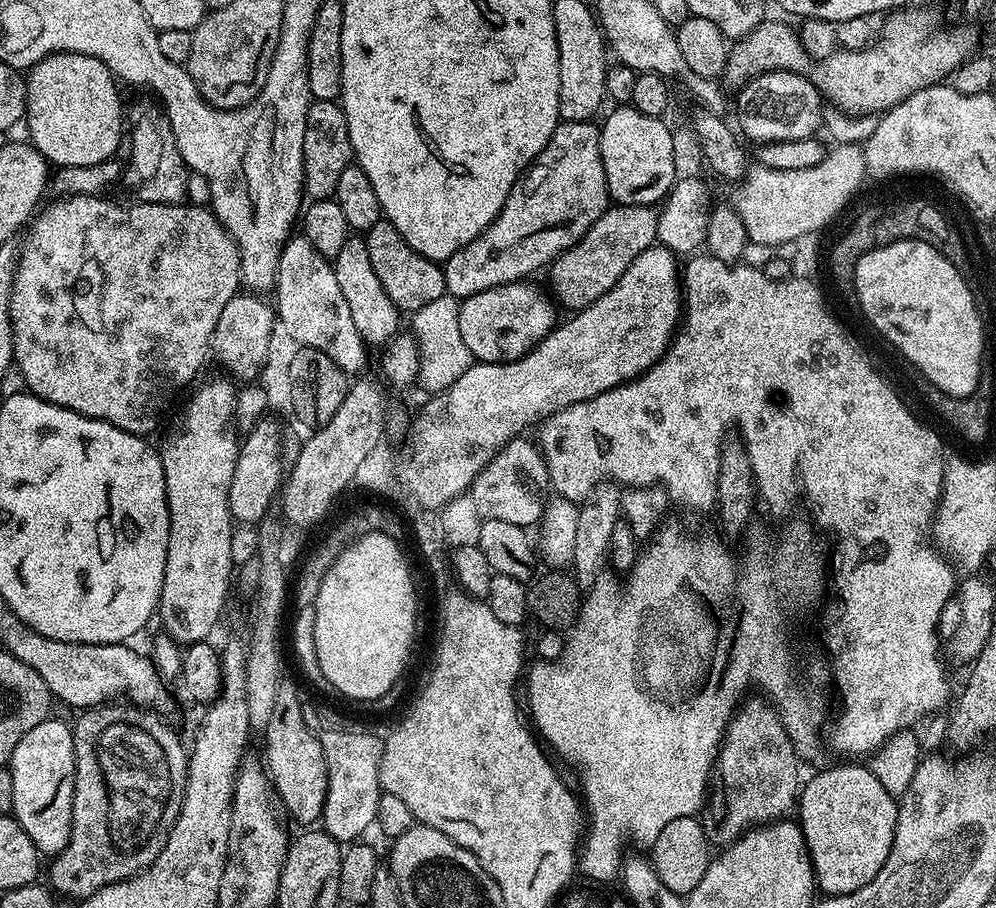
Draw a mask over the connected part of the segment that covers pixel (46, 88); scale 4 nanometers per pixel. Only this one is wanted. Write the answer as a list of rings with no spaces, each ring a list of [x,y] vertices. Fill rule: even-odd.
[[[52,52],[46,59],[39,60],[26,72],[23,123],[28,124],[27,139],[31,147],[35,151],[37,148],[39,155],[47,160],[49,165],[61,168],[94,166],[103,160],[113,159],[121,149],[120,139],[126,132],[124,112],[120,109],[120,92],[116,87],[116,77],[96,56],[77,52]]]

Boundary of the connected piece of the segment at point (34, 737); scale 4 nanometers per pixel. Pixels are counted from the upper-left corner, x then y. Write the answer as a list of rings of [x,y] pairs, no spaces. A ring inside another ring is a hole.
[[[43,720],[22,742],[14,746],[10,761],[14,782],[14,802],[11,815],[30,834],[34,846],[41,854],[61,852],[70,838],[72,829],[72,799],[74,798],[74,738],[71,727],[60,720]]]

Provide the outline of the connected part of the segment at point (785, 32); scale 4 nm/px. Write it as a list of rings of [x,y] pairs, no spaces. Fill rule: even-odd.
[[[912,8],[896,10],[884,21],[884,28],[880,30],[880,36],[868,49],[856,51],[837,50],[829,57],[817,59],[812,65],[812,72],[808,70],[810,57],[800,41],[799,31],[795,27],[783,24],[780,20],[765,19],[750,34],[746,34],[741,40],[731,45],[726,62],[726,70],[722,77],[723,83],[733,90],[739,90],[756,76],[764,72],[797,72],[799,76],[808,76],[816,85],[818,91],[833,108],[839,108],[841,112],[847,112],[854,117],[870,114],[883,114],[894,106],[898,106],[910,94],[914,94],[923,88],[929,88],[935,84],[947,81],[954,69],[959,67],[964,60],[977,51],[976,36],[968,28],[940,28],[940,16],[931,12],[928,8]]]

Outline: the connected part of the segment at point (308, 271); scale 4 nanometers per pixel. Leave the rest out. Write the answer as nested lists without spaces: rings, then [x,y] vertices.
[[[303,234],[289,236],[282,250],[274,295],[279,327],[284,327],[293,345],[322,350],[345,374],[360,372],[367,366],[370,348],[362,334],[358,334],[358,326],[354,326],[350,306],[338,287],[333,261],[323,256]]]

